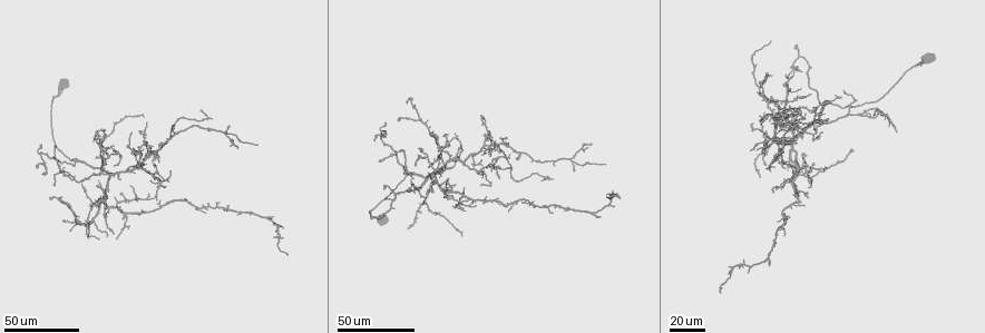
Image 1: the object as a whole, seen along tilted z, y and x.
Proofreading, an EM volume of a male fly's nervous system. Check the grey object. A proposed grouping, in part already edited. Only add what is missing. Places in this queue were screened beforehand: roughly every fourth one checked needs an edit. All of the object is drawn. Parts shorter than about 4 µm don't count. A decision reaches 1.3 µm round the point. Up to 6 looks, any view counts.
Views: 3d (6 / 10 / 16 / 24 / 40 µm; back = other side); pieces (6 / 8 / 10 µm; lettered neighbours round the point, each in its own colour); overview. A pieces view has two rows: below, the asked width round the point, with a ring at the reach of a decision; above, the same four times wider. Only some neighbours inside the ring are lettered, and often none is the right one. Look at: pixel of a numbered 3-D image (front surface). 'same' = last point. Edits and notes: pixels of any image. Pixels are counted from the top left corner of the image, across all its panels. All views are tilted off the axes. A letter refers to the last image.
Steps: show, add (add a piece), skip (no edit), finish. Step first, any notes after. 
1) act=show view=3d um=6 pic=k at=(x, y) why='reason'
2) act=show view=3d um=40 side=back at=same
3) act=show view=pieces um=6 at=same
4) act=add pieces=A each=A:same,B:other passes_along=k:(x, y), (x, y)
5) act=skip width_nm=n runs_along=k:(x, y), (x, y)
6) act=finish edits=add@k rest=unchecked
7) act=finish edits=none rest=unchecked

act=show view=3d um=24 pic=1 at=(796, 144) why='an open end'

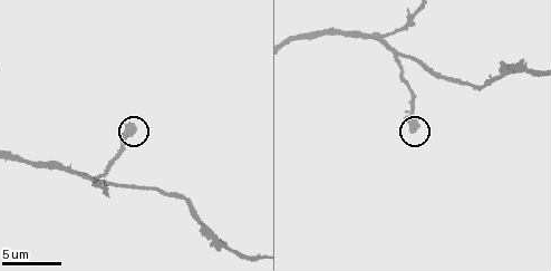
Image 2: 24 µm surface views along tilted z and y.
act=show view=pieces um=8 pic=2 at=(414, 133)

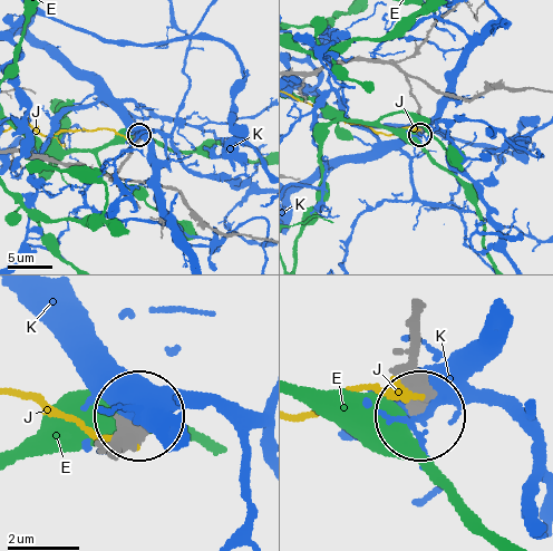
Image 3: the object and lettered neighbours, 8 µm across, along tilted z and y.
act=skip each=E:other,J:other,K:other runs_along=3:(415, 312), (416, 414) found='none of them fits'

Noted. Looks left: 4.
act=show view=3d um=24 pic=1 at=(259, 146) why='free end'

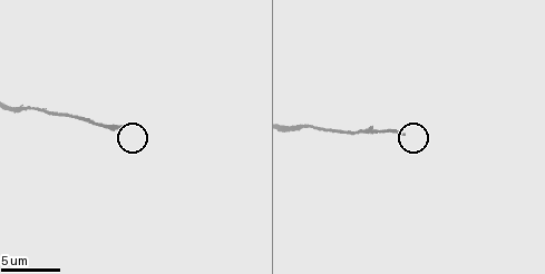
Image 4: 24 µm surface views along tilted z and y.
act=show view=pieces um=6 pic=4 at=(120, 124)

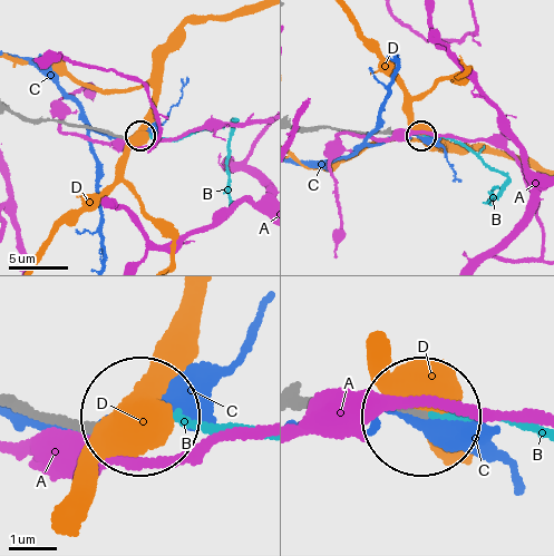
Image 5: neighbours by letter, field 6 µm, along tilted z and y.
act=add pieces=B each=A:other,B:same,C:other,D:other passes_along=5:(28, 402), (89, 421), (255, 436) found='the neuron continues'

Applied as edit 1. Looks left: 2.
act=show view=3d um=40 pic=1 at=(459, 138) why='long arm stops here'

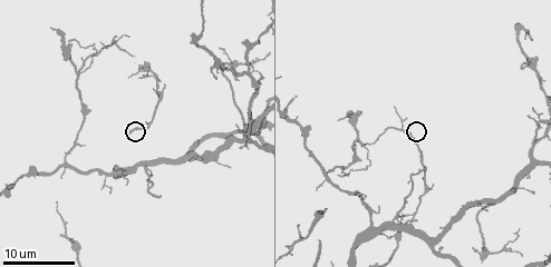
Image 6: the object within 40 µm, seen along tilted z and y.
act=show view=pieces um=10 pic=6 at=(131, 128)

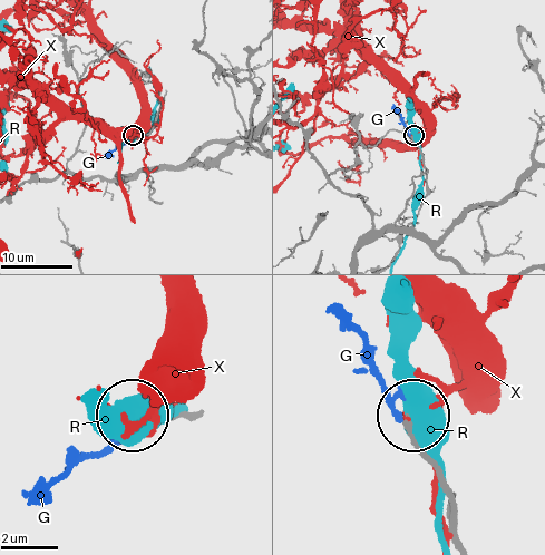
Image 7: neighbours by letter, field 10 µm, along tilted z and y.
act=add pieces=G width_nm=160 each=G:same,R:other,X:other passes_along=7:(424, 156), (393, 105) found='the neuron continues'

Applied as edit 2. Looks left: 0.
act=finish edits=add@5,add@7 rest=unchecked

